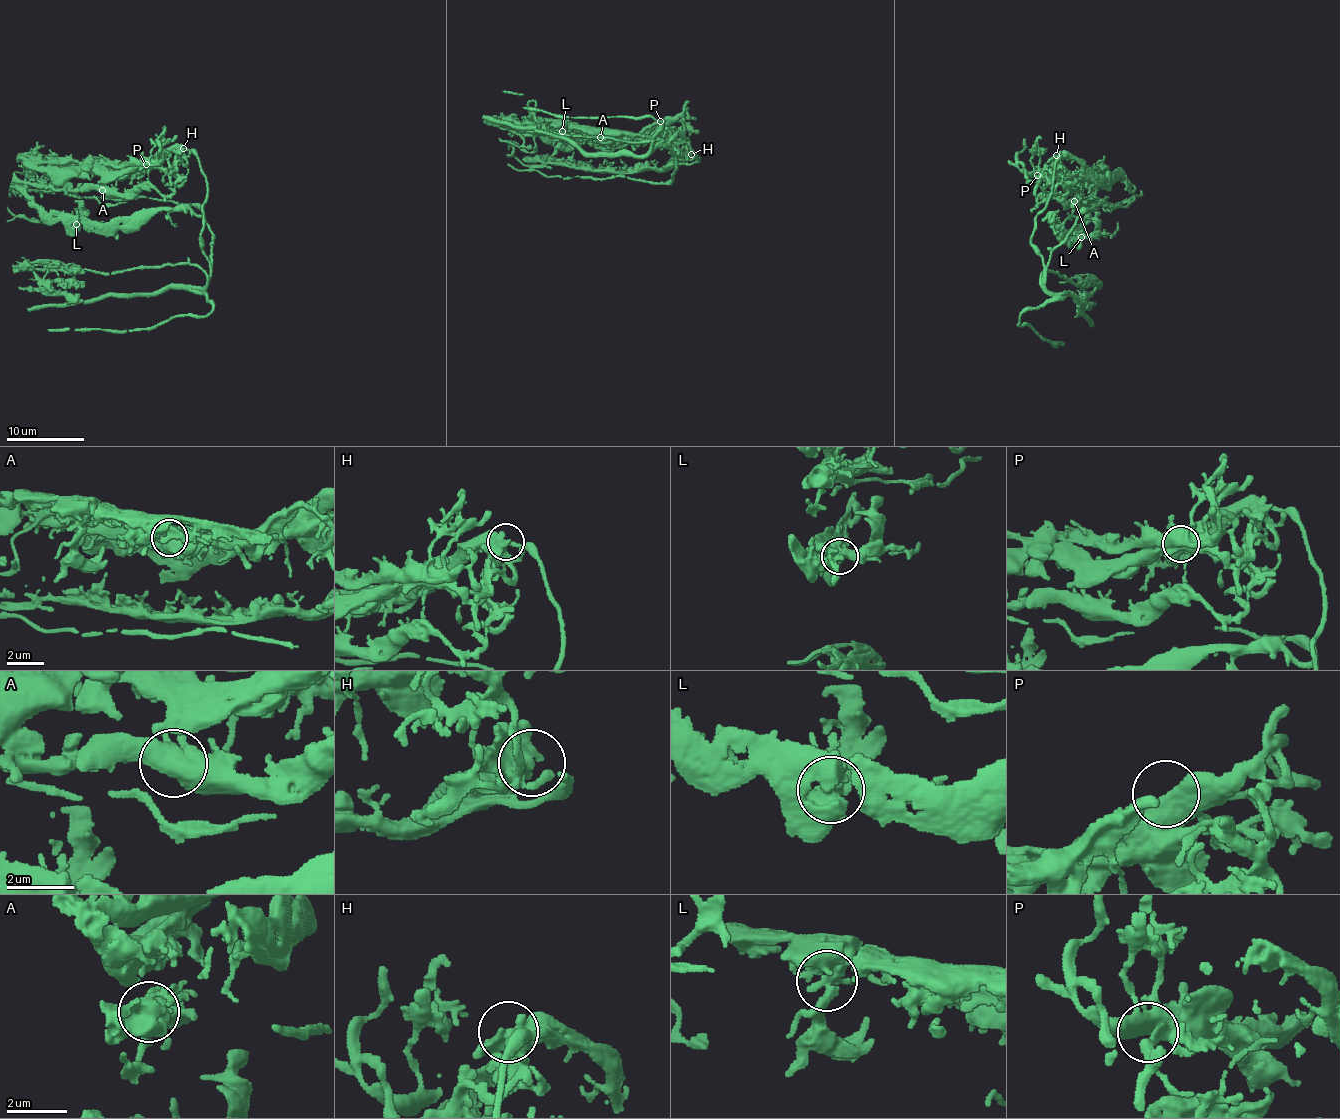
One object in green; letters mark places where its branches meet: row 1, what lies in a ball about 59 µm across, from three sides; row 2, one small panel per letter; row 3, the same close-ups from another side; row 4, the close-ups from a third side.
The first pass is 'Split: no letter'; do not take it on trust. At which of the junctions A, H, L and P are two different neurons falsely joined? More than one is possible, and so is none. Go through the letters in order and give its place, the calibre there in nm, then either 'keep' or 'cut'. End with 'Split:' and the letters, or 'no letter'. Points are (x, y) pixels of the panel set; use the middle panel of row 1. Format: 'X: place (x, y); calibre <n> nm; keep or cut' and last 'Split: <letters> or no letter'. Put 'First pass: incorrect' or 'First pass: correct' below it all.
A: place (600, 137); calibre 600 nm; keep
H: place (691, 154); calibre 550 nm; keep
L: place (562, 131); calibre 400 nm; keep
P: place (660, 121); calibre 480 nm; keep
Split: no letter
First pass: correct

